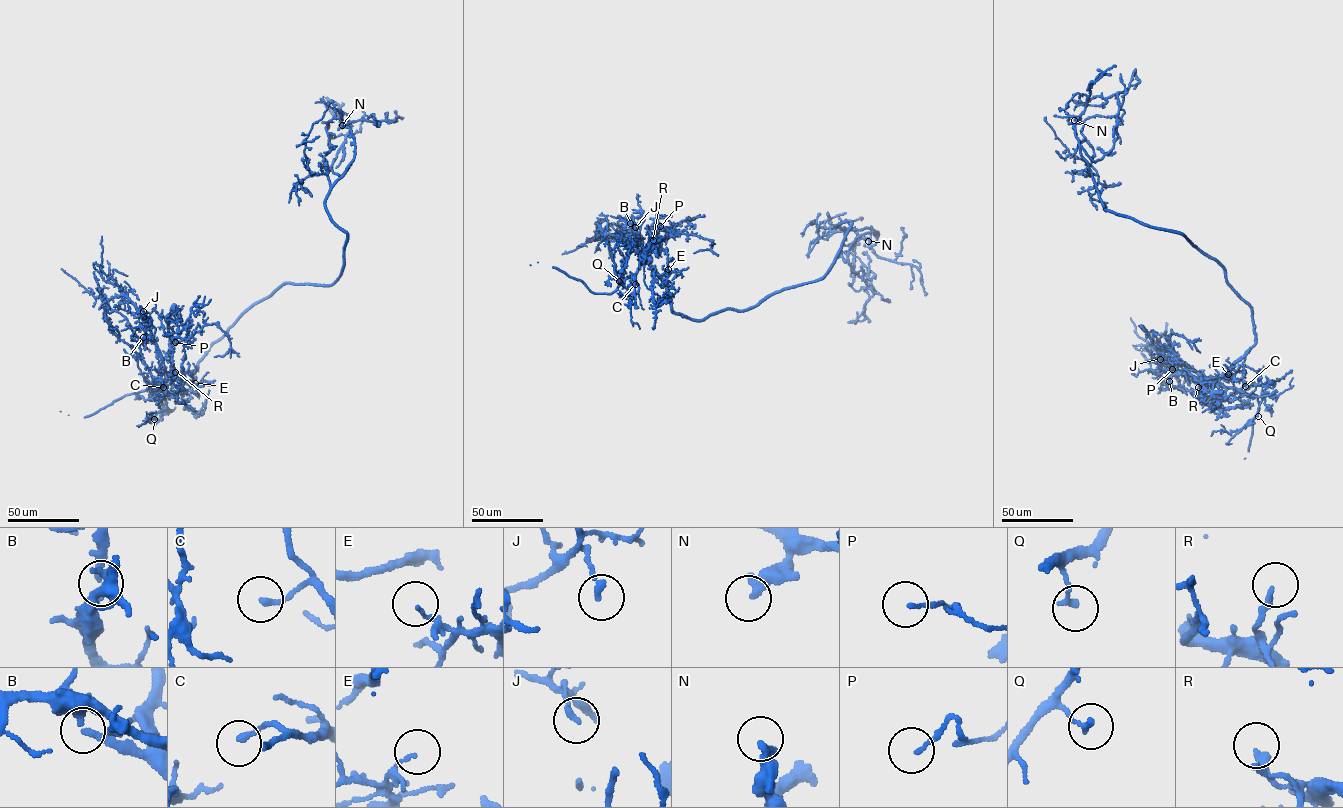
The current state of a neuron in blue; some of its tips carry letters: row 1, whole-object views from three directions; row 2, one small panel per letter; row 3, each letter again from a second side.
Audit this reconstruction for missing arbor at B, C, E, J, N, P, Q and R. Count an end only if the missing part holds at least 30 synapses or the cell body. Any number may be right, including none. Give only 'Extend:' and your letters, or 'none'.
Extend: B

